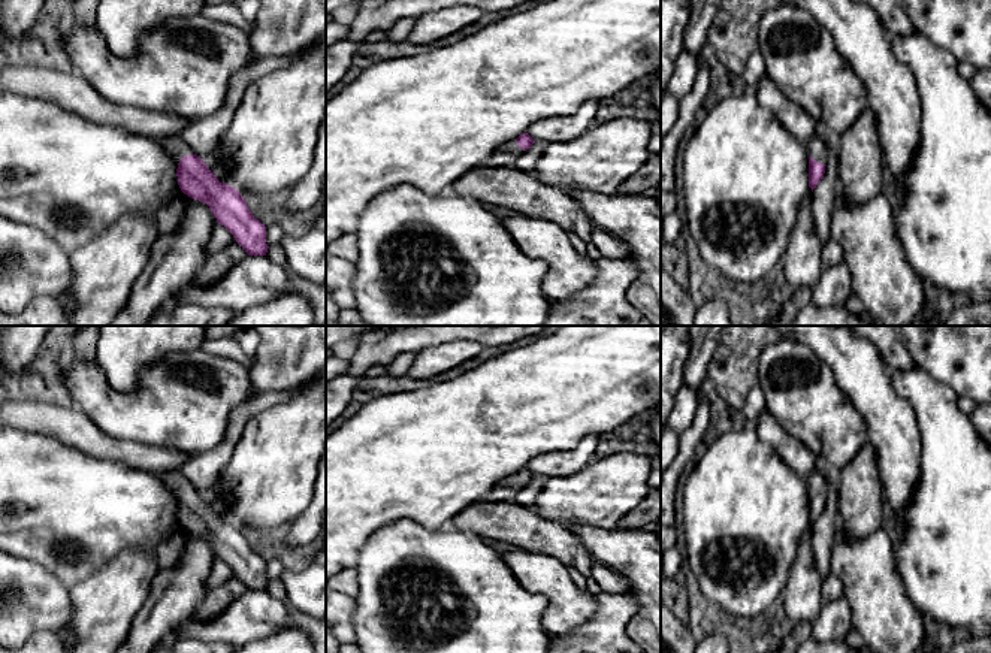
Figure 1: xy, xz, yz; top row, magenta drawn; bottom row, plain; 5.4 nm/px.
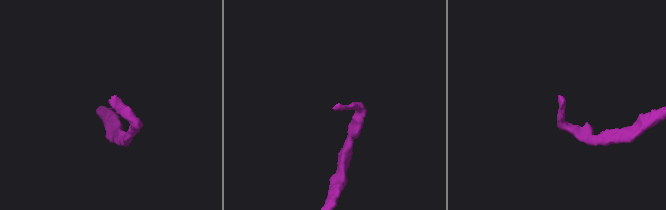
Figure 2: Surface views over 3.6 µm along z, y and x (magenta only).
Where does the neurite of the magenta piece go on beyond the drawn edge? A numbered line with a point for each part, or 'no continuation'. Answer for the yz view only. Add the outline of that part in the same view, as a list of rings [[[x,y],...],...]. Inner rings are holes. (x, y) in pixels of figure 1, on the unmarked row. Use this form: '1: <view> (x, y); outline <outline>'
1: yz (818, 484); outline [[[812,472],[809,475],[809,478],[806,480],[806,486],[809,492],[812,492],[813,495],[822,499],[827,499],[831,490],[830,481],[818,472]]]

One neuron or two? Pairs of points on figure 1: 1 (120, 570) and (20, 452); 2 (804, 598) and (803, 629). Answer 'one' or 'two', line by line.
1: two
2: two

